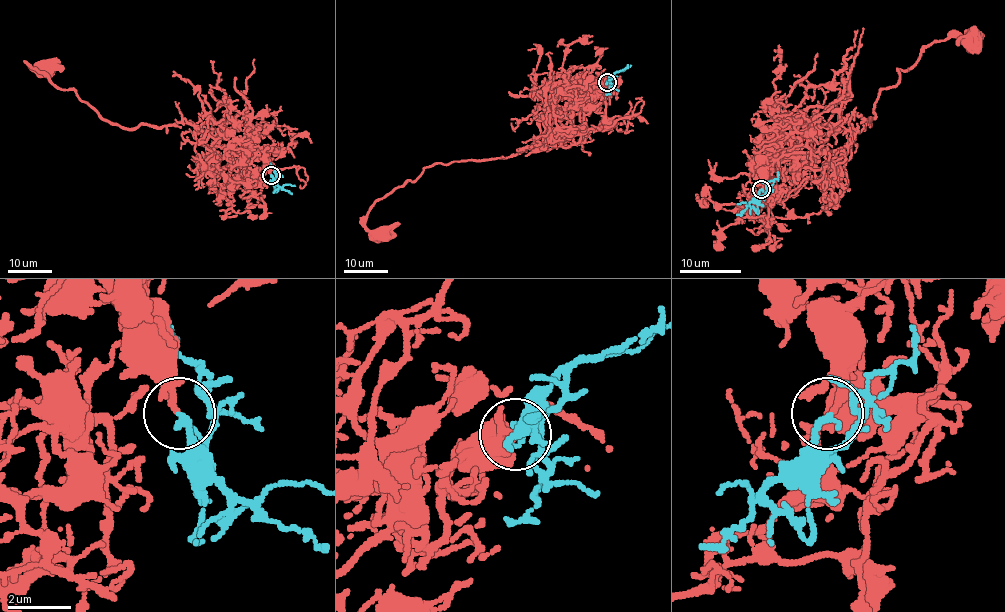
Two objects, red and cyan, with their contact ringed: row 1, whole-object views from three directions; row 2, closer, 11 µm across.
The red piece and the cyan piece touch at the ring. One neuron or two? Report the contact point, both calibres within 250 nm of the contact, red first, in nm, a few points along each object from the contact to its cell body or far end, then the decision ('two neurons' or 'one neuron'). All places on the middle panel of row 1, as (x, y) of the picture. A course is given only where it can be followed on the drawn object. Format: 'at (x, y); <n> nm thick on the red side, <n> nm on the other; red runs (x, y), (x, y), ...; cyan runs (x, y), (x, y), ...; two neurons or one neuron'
at (607, 82); 200 nm thick on the red side, 240 nm on the other; red runs (607, 83), (572, 98), (561, 94), (542, 146), (427, 166), (371, 207), (365, 226), (380, 236); cyan runs (607, 82), (615, 72), (631, 65); one neuron

